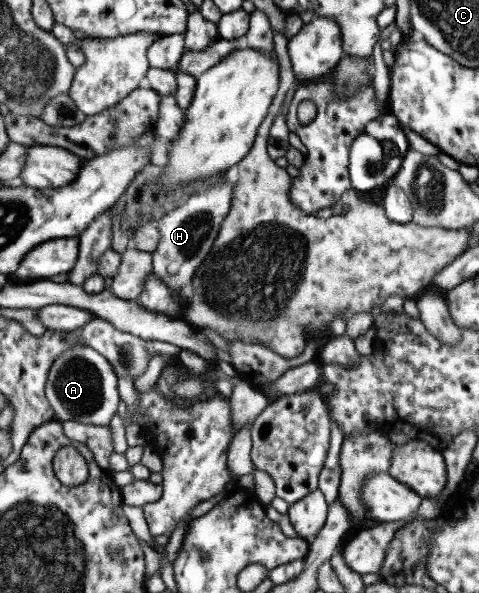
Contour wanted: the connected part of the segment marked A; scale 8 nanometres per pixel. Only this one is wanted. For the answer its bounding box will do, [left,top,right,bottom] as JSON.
[44,345,120,426]

